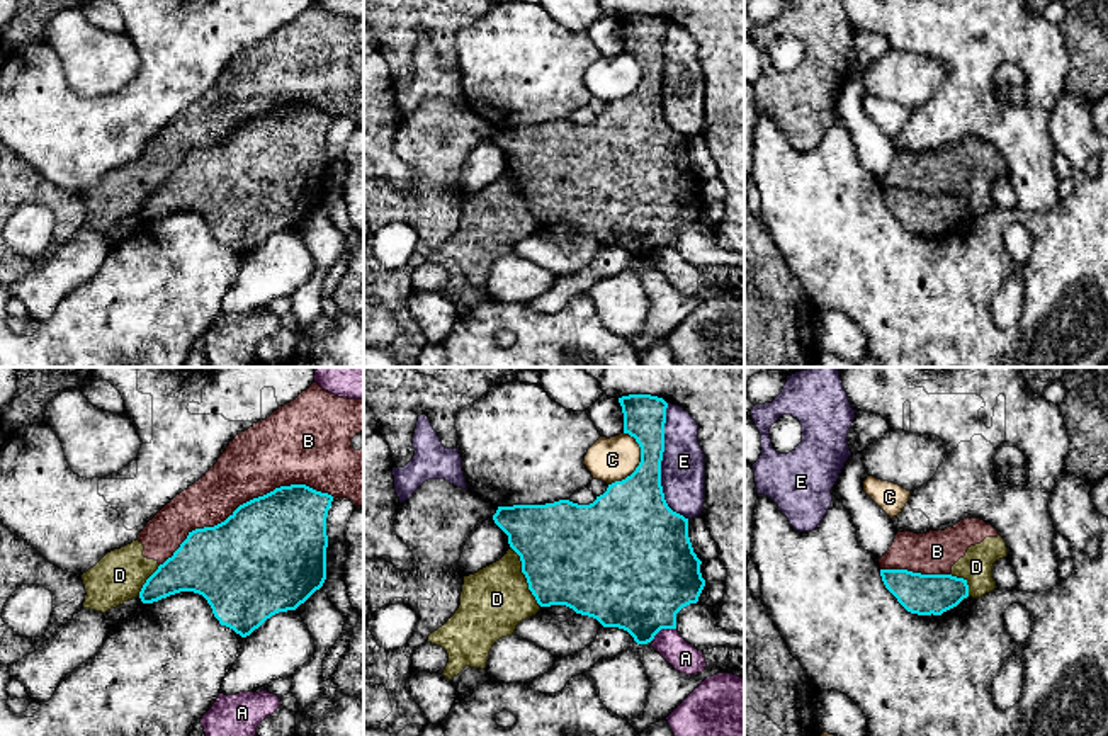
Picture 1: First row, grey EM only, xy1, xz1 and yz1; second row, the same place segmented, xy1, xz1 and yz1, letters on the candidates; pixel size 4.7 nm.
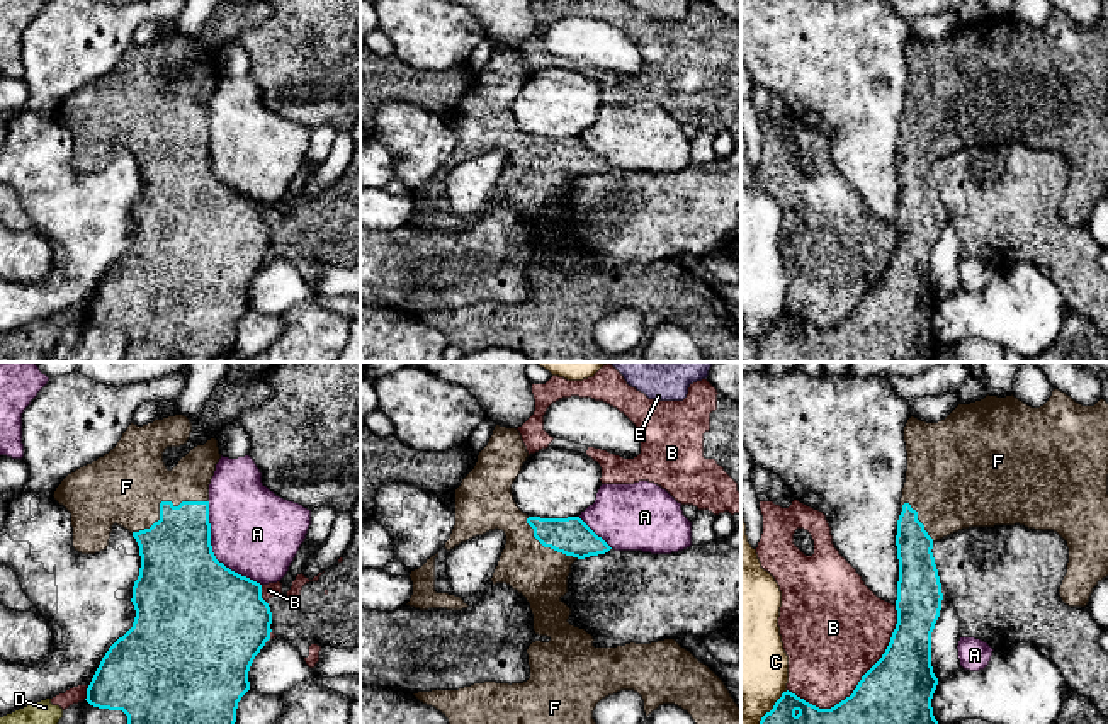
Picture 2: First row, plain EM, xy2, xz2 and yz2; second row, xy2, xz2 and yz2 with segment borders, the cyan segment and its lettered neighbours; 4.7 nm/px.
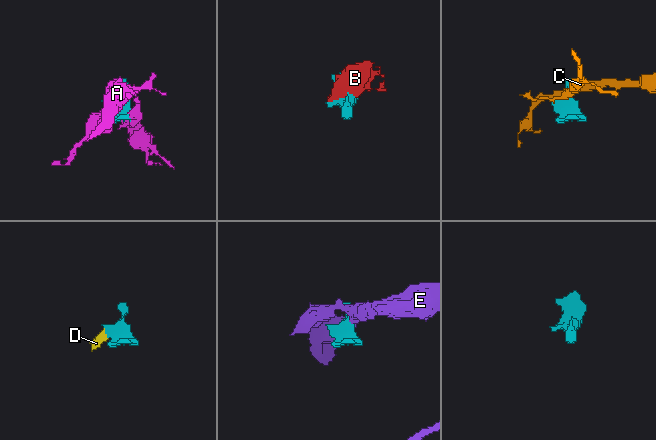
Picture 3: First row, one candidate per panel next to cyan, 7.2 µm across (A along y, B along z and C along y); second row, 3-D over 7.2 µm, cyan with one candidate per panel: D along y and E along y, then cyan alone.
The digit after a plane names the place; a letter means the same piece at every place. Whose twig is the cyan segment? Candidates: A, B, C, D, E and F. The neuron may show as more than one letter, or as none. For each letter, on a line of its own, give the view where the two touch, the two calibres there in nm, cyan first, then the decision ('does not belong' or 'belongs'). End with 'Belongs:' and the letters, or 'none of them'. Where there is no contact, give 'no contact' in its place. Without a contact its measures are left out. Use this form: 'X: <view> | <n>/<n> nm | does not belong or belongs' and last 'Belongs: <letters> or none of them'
A: xy2 | 480/420 nm | does not belong
B: xy1 | 500/320 nm | does not belong
C: xz1 | 340/220 nm | does not belong
D: xz1 | 480/320 nm | does not belong
E: xz1 | 300/200 nm | does not belong
F: xy2 | 340/360 nm | belongs
Belongs: F

